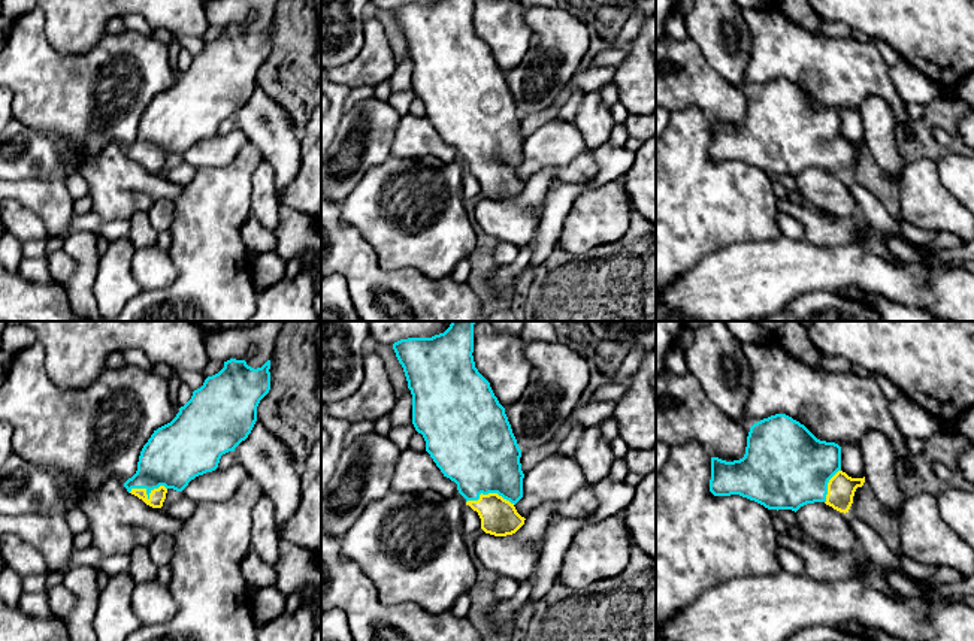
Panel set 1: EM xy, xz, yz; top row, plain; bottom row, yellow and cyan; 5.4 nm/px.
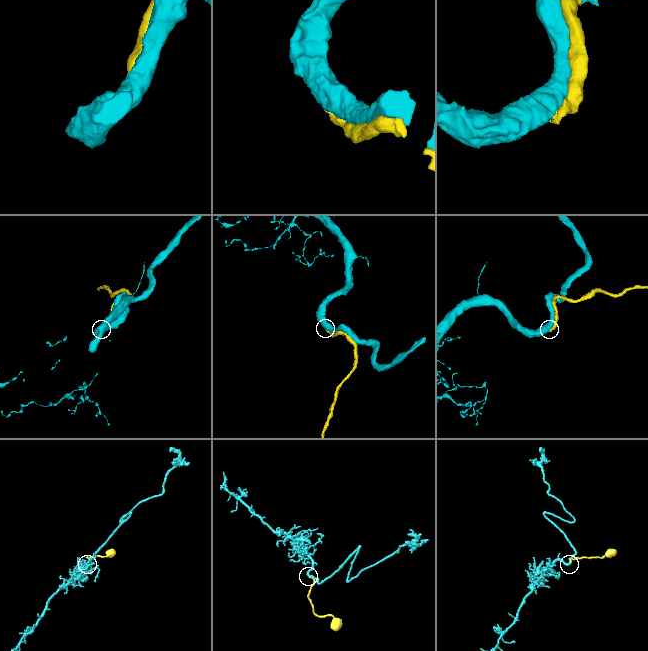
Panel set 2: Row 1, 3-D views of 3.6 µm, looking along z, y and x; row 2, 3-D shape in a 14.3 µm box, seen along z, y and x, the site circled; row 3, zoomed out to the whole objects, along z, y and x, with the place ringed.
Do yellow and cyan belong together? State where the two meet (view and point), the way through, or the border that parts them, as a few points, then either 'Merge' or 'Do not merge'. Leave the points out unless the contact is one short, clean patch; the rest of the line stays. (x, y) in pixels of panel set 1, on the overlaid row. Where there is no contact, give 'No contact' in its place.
Touches yellow at xy (145, 492). Merge

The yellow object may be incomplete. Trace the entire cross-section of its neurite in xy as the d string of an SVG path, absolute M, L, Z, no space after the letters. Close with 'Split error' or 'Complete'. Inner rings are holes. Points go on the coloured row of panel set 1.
M245 360L224 362L224 368L193 391L170 423L154 430L140 451L136 474L124 483L127 492L152 508L161 508L169 489L182 492L196 477L215 471L221 456L235 451L251 433L257 406L270 390L269 369L270 360L257 369Z. Split error

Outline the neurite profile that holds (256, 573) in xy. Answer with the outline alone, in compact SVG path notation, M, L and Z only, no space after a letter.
M252 550L241 562L241 571L248 586L258 589L273 586L276 581L276 571L273 566L264 563Z

